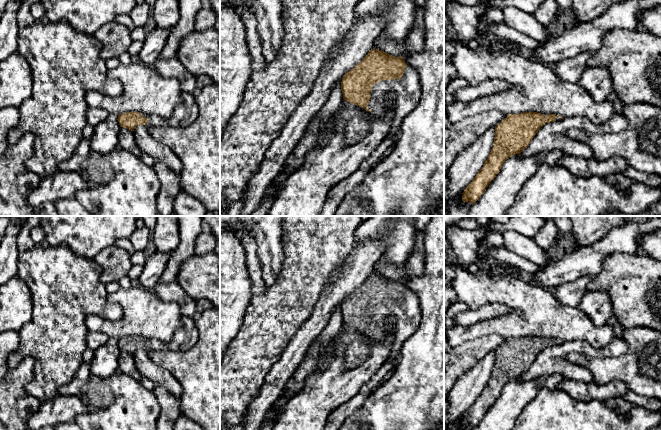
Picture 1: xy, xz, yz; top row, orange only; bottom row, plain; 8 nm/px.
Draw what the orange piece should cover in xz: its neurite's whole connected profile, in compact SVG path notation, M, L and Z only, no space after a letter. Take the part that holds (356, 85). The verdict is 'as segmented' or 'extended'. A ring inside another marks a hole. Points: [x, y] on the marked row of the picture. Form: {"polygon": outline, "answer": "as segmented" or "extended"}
{"polygon": "M375 48L370 50L363 60L353 69L344 74L341 81L341 90L344 100L359 107L363 107L366 111L372 112L379 116L384 115L386 111L386 105L384 103L385 93L388 91L394 92L392 103L393 118L391 121L390 130L386 137L392 137L398 134L402 121L417 106L421 97L420 82L417 72L411 66L408 66L401 56L396 57L382 50L376 50Z", "answer": "extended"}

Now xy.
{"polygon": "M182 94L183 103L175 107L170 118L162 118L155 114L142 114L139 112L127 112L118 115L119 125L134 131L138 125L149 126L188 126L193 123L198 116L198 105L195 94Z", "answer": "extended"}

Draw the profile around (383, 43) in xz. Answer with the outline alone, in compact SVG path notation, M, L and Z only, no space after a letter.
M416 8L414 26L411 28L403 43L397 43L384 35L379 35L375 40L375 46L380 50L396 57L400 57L407 52L422 52L424 49L425 39L424 14L425 10L423 8Z

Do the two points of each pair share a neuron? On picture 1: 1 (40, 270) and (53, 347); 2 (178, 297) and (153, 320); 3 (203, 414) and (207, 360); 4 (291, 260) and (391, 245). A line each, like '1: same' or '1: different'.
1: same
2: different
3: same
4: different

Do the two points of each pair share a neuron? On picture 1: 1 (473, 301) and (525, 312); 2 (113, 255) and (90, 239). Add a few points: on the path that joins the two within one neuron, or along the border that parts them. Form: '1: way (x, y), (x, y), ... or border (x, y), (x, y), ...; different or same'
1: way (486, 296), (509, 296), (512, 299); same
2: border (113, 245), (106, 246), (92, 258); different

